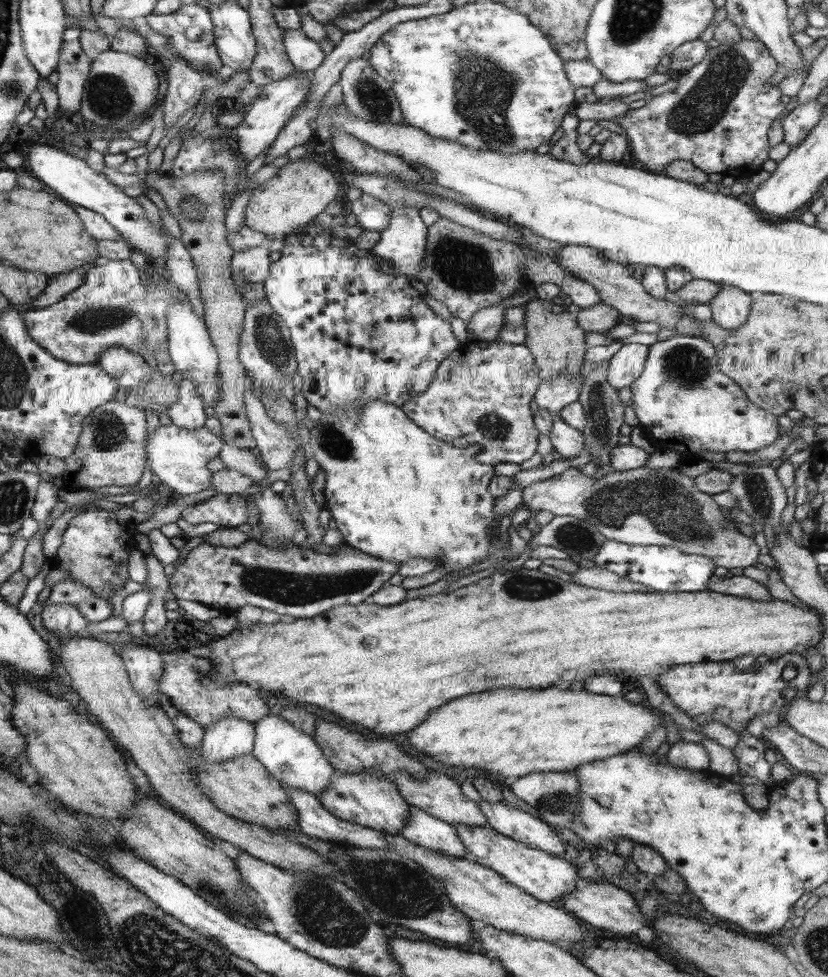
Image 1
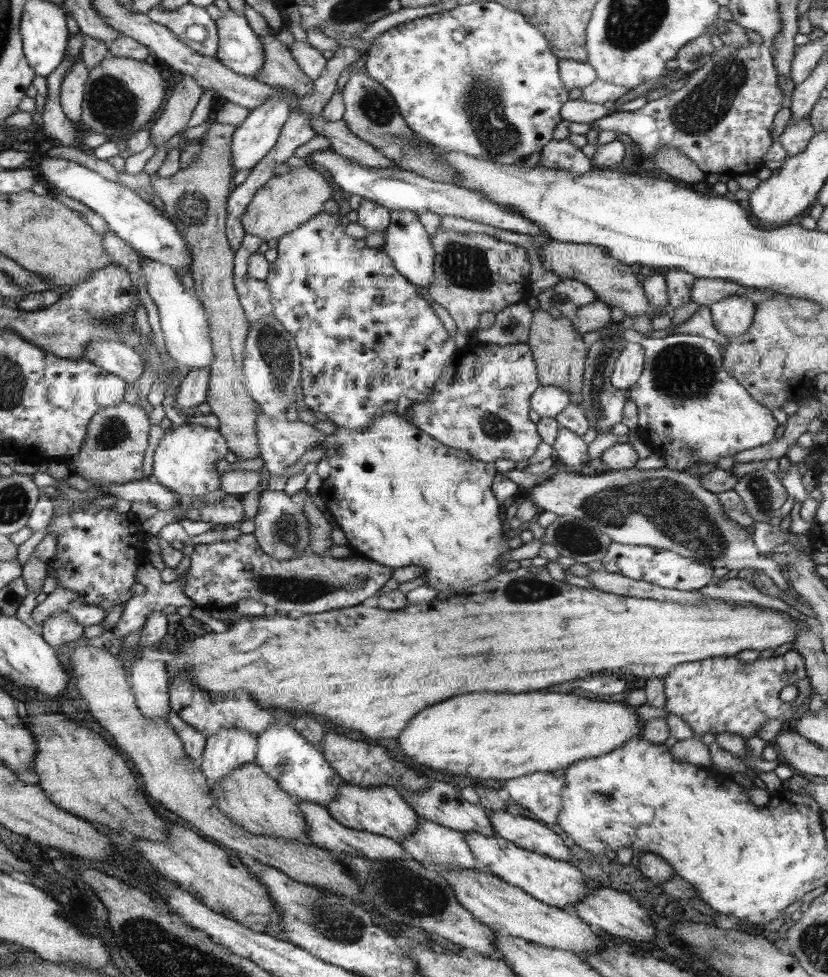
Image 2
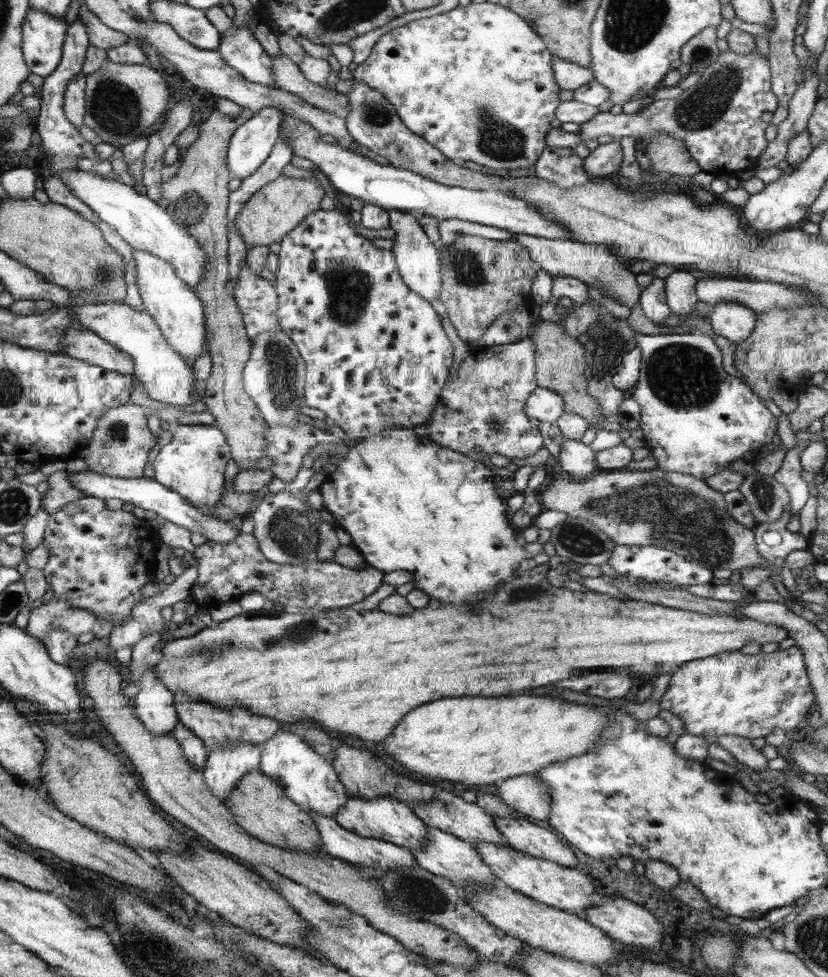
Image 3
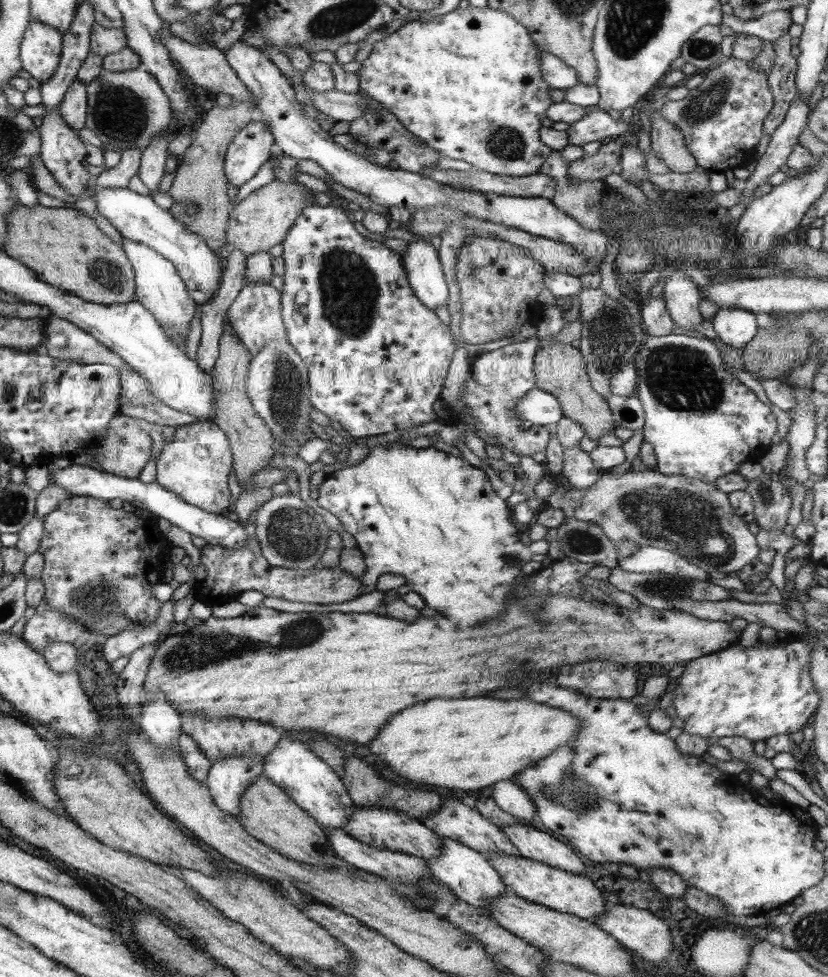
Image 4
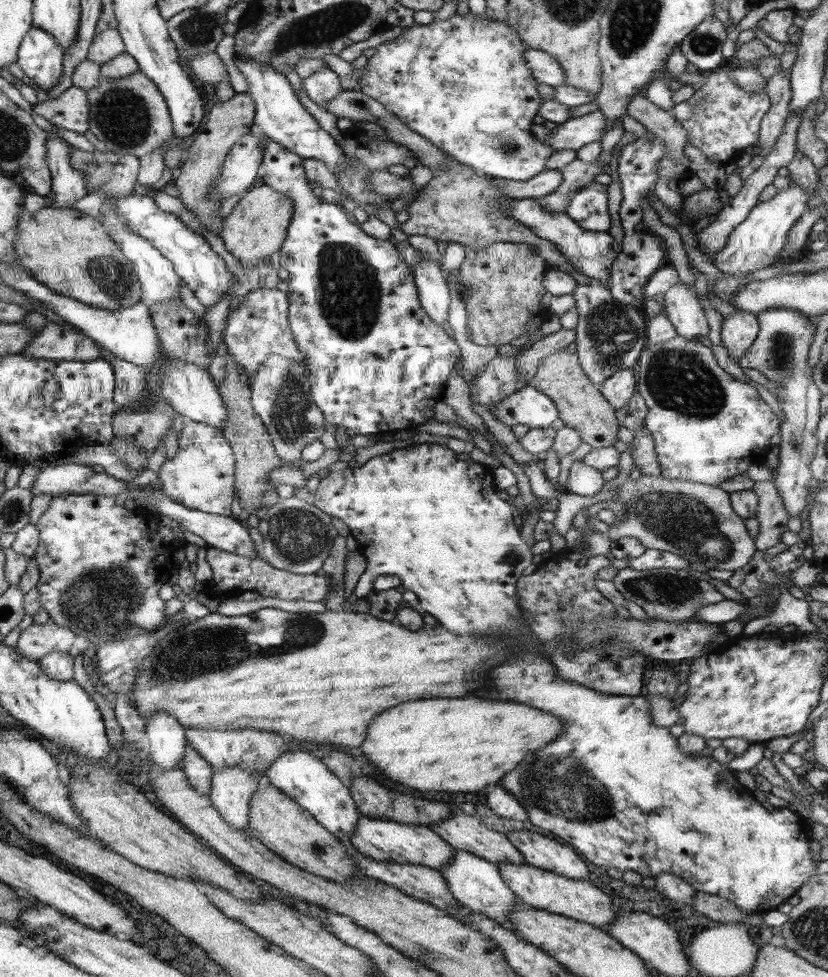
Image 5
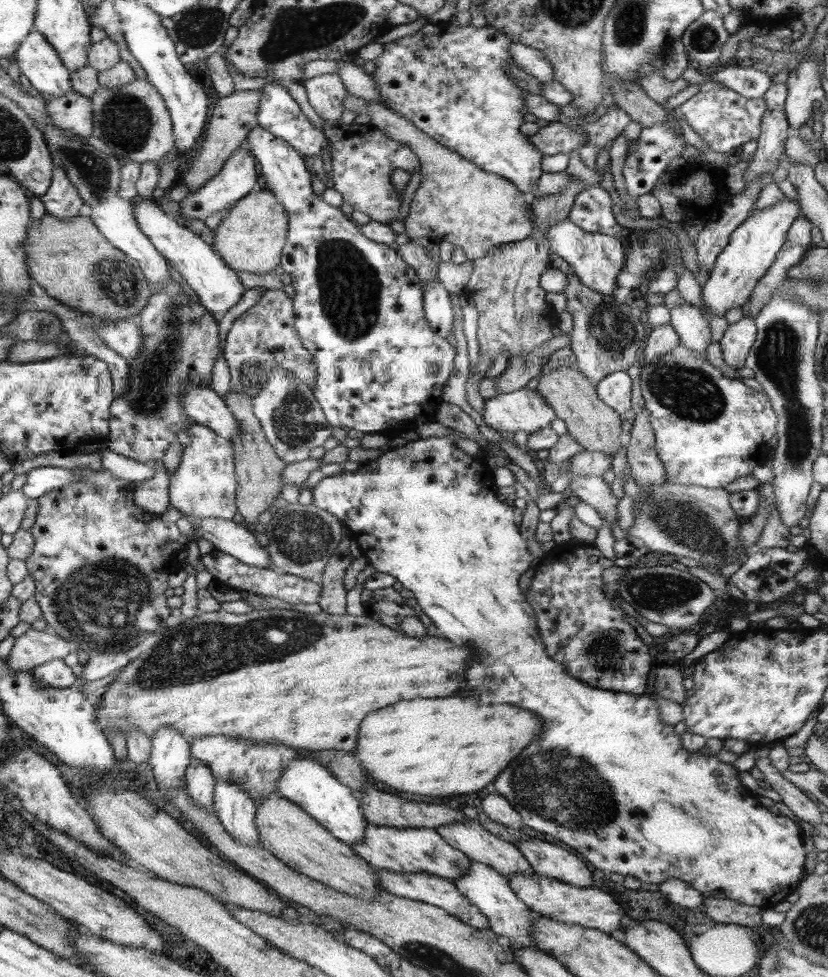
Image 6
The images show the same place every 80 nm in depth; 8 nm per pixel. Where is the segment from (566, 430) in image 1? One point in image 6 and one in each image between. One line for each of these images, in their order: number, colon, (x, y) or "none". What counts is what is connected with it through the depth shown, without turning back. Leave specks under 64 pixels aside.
2: (572, 450)
3: (577, 460)
4: (579, 470)
5: (585, 481)
6: (593, 491)

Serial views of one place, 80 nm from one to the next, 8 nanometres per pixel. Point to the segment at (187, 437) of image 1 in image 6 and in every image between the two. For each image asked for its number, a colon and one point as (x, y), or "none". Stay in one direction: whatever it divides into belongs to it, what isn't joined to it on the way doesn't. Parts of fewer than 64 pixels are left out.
2: (185, 460)
3: (192, 464)
4: (195, 466)
5: (201, 475)
6: (204, 486)

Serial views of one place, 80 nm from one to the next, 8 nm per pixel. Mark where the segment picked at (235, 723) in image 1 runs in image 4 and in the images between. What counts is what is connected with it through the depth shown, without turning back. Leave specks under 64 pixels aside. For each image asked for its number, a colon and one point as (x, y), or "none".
2: (224, 752)
3: (224, 768)
4: (228, 779)

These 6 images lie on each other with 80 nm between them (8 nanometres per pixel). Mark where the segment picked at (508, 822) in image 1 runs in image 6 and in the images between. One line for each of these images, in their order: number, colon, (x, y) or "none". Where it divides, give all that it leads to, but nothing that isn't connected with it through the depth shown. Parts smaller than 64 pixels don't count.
2: (530, 834)
3: (529, 838)
4: (532, 843)
5: (537, 850)
6: (548, 859)

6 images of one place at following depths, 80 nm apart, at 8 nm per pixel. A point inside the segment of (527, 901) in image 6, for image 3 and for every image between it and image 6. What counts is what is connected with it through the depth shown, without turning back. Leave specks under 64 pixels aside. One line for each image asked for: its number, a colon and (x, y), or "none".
3: (568, 889)
4: (535, 881)
5: (581, 900)

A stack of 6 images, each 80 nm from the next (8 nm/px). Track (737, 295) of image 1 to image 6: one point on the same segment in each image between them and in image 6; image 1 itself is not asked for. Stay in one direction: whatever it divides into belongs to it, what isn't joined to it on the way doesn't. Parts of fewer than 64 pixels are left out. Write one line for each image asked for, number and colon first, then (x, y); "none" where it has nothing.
2: (733, 316)
3: (732, 320)
4: (736, 327)
5: (739, 331)
6: (738, 339)

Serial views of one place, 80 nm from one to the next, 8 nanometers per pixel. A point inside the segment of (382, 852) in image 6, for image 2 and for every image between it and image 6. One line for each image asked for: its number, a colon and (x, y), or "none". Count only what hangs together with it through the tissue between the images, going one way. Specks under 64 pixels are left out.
2: (382, 810)
3: (386, 818)
4: (380, 826)
5: (379, 838)

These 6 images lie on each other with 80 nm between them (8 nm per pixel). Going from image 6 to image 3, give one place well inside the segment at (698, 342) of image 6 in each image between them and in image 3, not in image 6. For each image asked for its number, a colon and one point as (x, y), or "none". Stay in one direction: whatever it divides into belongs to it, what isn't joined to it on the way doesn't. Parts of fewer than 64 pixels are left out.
3: (679, 287)
4: (681, 296)
5: (683, 309)

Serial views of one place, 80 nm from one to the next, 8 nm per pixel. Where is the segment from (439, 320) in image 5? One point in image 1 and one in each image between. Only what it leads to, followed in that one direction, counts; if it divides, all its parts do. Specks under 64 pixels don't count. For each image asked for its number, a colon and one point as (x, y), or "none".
1: (403, 241)
2: (407, 244)
3: (417, 259)
4: (421, 260)

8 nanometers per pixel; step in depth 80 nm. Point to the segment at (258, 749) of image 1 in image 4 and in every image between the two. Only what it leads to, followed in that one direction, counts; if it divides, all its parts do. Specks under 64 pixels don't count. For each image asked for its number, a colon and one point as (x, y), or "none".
2: (301, 769)
3: (308, 778)
4: (308, 779)

